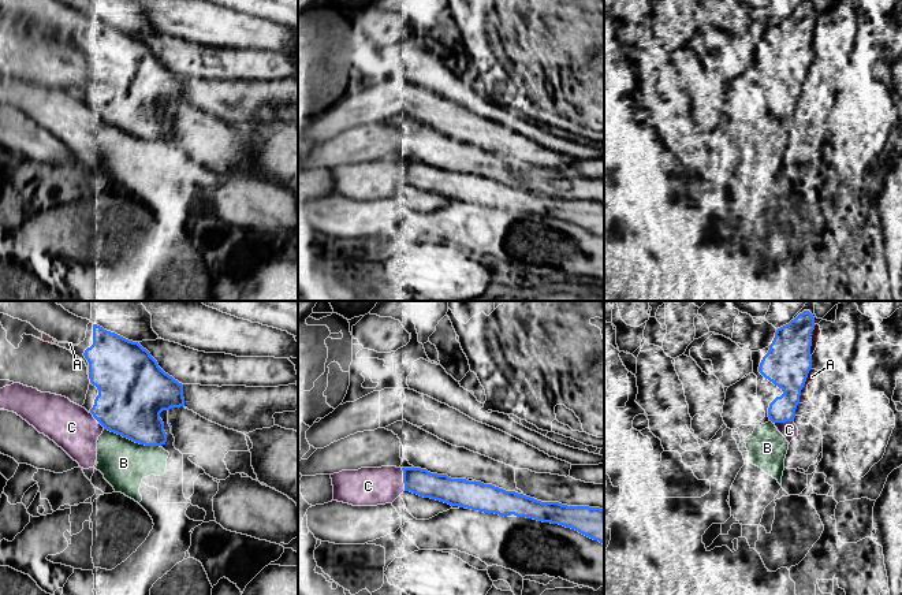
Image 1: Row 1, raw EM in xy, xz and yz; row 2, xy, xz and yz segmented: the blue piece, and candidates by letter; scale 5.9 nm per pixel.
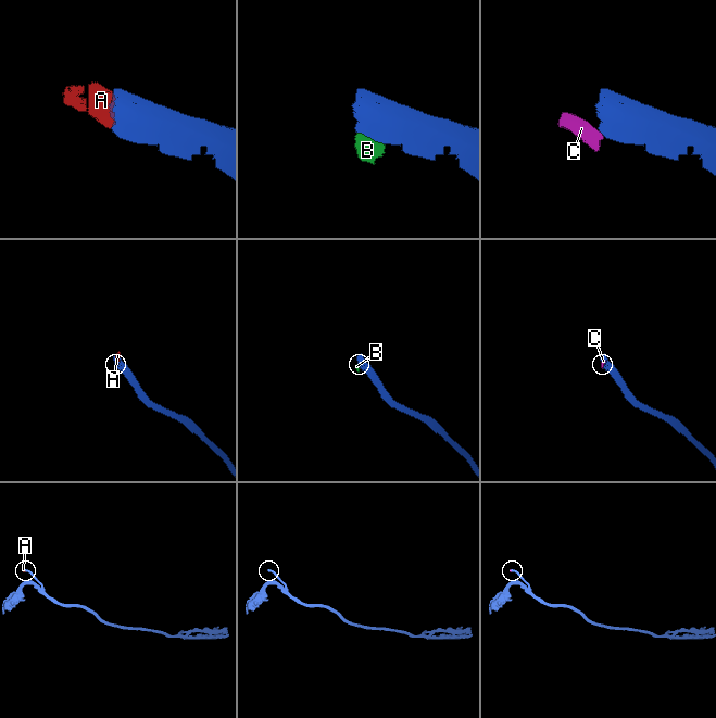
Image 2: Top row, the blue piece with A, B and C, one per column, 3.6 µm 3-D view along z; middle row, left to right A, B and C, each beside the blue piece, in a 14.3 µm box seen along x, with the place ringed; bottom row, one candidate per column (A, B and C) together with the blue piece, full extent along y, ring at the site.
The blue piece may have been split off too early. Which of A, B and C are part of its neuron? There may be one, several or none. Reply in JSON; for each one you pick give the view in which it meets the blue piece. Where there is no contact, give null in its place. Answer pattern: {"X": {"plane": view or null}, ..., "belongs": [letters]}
{"A": {"plane": "yz"}, "belongs": ["A"]}

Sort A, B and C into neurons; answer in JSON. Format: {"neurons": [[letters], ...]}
{"neurons": [["A"], ["B", "C"]]}

